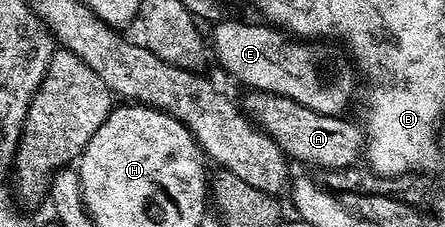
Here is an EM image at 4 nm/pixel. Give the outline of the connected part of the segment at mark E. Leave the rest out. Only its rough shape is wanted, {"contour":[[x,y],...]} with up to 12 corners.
{"contour":[[269,24],[213,26],[213,60],[247,90],[342,117],[356,69]]}

